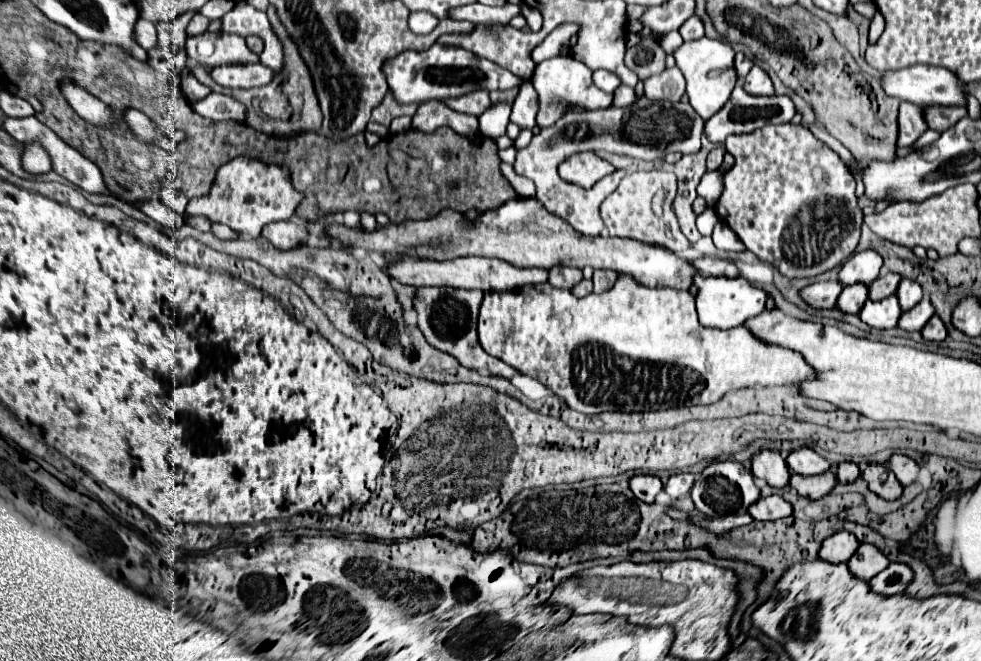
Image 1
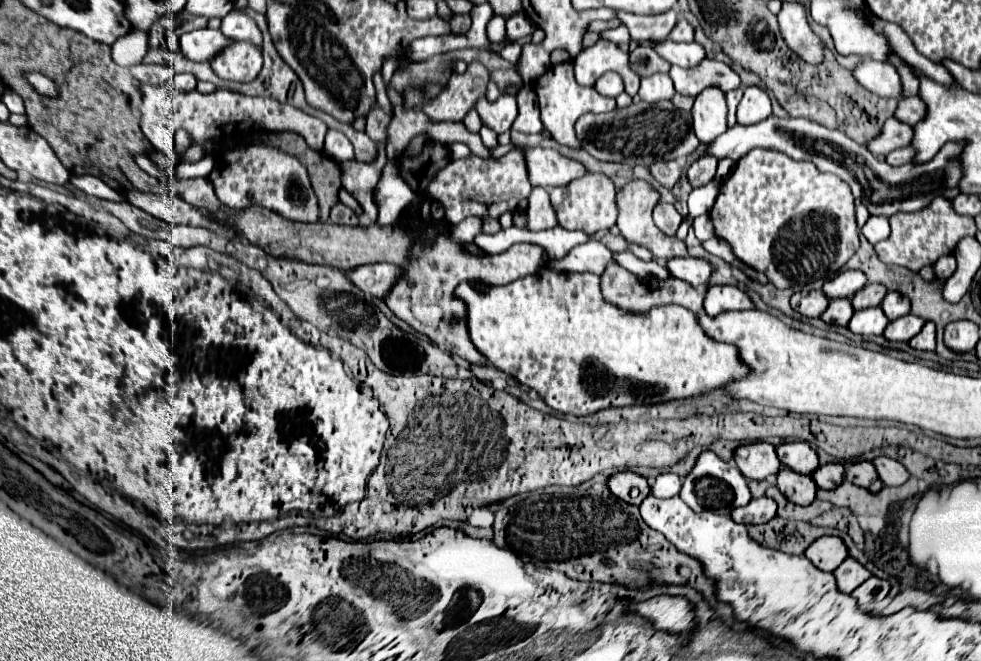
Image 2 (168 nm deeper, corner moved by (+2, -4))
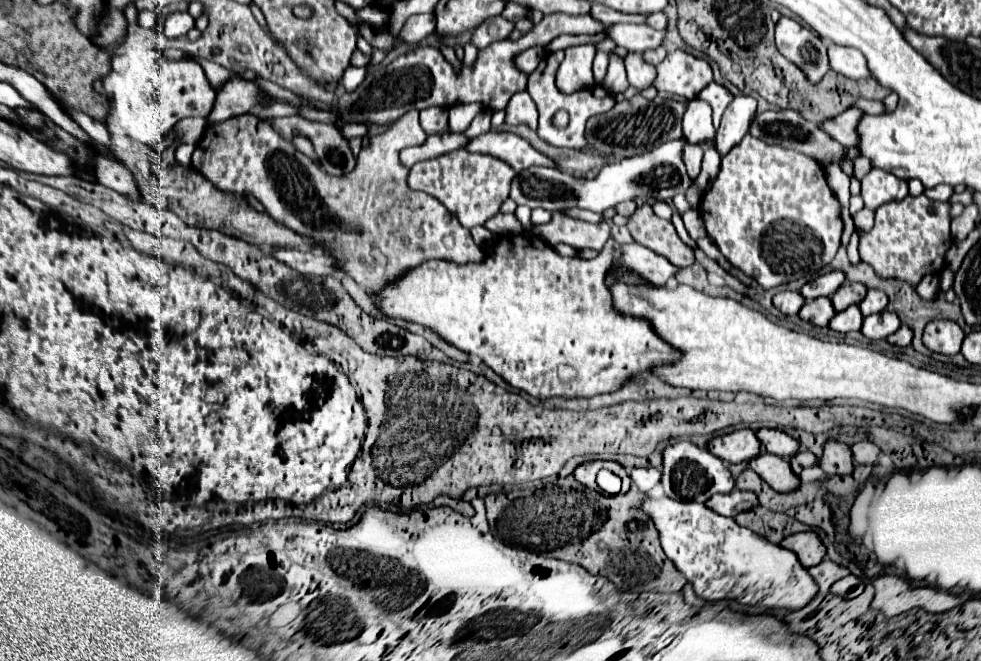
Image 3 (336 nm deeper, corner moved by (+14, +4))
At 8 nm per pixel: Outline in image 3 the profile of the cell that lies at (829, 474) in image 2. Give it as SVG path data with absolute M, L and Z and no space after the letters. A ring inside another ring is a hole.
M798 452L796 456L790 458L790 466L792 466L794 474L798 474L798 476L804 468L810 468L814 464L818 464L818 456L814 456L812 452Z

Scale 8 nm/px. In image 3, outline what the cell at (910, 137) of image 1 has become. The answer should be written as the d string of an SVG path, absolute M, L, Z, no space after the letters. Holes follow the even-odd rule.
M848 108L844 114L838 114L838 118L834 118L832 122L822 122L820 128L828 130L828 134L832 134L832 138L836 138L848 150L852 150L854 146L860 144L860 134L856 128L858 128L862 116L864 116L862 110Z

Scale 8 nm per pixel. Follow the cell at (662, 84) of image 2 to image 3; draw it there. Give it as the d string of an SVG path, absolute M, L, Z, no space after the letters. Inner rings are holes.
M630 52L626 58L624 58L624 66L626 66L626 72L628 72L628 82L630 86L634 86L638 92L646 90L652 86L652 82L656 80L656 68L648 62L642 60L642 54L636 54L636 52Z

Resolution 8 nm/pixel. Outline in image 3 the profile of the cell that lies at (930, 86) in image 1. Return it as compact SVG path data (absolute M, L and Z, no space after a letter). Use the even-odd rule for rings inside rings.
M828 42L828 58L830 58L832 70L846 76L846 78L852 78L852 80L870 78L866 58L856 48L846 48L846 46L838 46L838 44Z

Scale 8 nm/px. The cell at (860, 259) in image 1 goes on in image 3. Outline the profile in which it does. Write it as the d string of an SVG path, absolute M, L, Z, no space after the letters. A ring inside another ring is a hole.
M830 270L810 282L806 282L800 290L800 294L806 298L806 300L814 300L818 296L832 296L842 284L846 282L846 276L842 270Z

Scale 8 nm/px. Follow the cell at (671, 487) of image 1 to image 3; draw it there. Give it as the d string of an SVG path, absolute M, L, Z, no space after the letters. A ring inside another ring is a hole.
M634 468L630 472L630 478L640 488L640 492L648 492L660 482L662 472L658 468Z

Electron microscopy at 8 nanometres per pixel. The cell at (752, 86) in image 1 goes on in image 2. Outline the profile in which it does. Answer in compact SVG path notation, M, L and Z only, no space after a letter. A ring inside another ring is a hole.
M756 86L744 88L744 98L740 100L738 112L736 112L738 124L756 124L768 118L770 114L772 114L772 108L770 108L768 94Z

